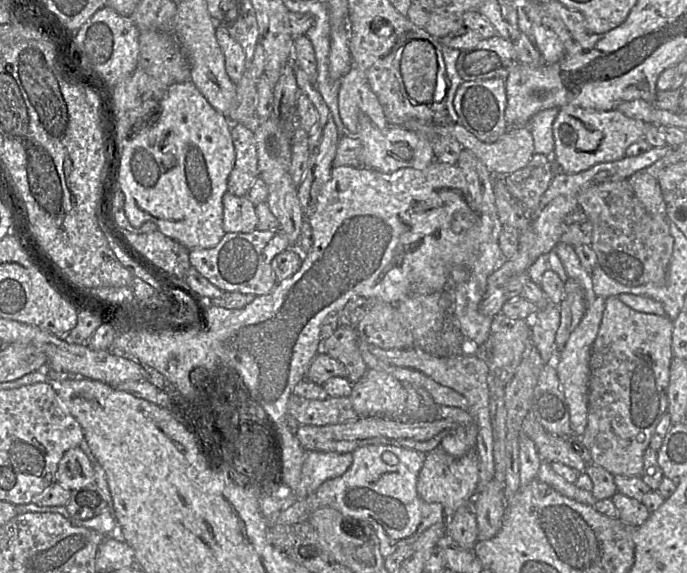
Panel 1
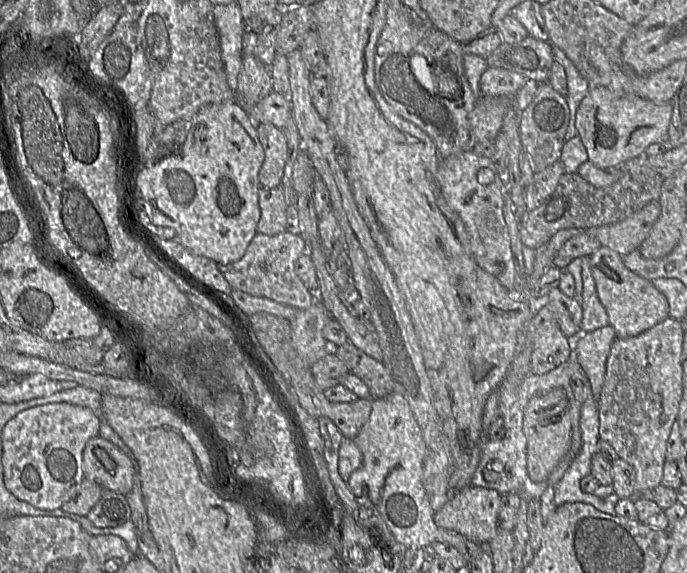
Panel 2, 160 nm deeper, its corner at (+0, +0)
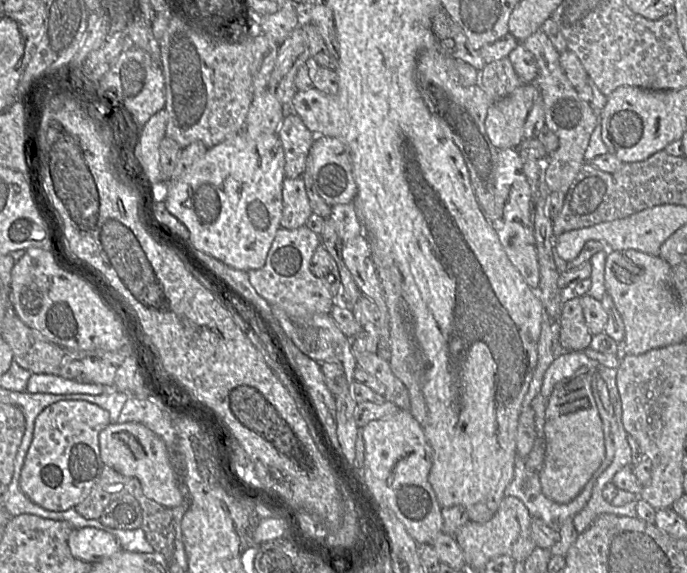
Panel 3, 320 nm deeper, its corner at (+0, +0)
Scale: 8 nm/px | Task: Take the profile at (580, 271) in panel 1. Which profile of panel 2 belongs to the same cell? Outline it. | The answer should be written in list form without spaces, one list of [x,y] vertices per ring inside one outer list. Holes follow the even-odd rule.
[[[582,263],[582,292],[577,298],[583,309],[580,332],[591,332],[609,325],[606,309],[599,300],[590,264]]]

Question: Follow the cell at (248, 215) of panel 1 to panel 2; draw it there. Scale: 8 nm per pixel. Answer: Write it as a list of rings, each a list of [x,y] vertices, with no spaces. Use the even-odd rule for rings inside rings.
[[[262,188],[259,191],[260,219],[257,233],[276,235],[286,231],[288,199],[282,188]]]

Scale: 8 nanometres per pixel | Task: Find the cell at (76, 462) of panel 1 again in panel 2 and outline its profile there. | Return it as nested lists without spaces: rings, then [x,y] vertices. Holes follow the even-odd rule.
[[[97,435],[87,441],[83,450],[83,472],[85,479],[101,485],[104,490],[126,495],[133,488],[136,465],[127,450]]]

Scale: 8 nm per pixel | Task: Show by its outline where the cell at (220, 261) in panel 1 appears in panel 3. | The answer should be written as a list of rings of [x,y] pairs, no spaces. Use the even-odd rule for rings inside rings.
[[[306,226],[296,229],[280,227],[266,257],[265,264],[248,273],[249,281],[257,293],[273,306],[278,306],[289,315],[306,316],[330,314],[333,306],[333,294],[330,280],[316,277],[310,270],[310,261],[320,246],[319,234]]]

